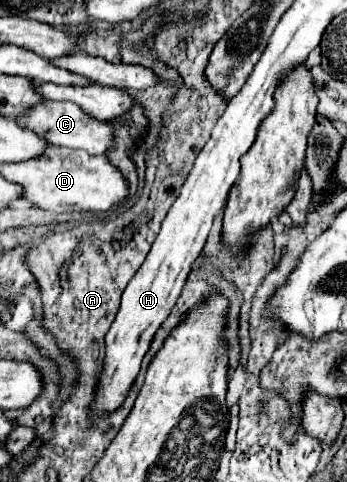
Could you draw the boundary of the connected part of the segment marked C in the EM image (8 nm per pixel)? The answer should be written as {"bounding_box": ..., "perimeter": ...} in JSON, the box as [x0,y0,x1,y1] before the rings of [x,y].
{"bounding_box":[17,100,115,156],"perimeter":[[[45,100],[43,104],[37,104],[31,108],[29,114],[17,116],[17,122],[37,134],[45,134],[45,140],[55,146],[67,146],[67,148],[81,148],[87,150],[93,156],[109,154],[115,148],[115,128],[109,122],[101,122],[93,118],[91,114],[85,114],[77,104],[73,102],[55,102]]]}

